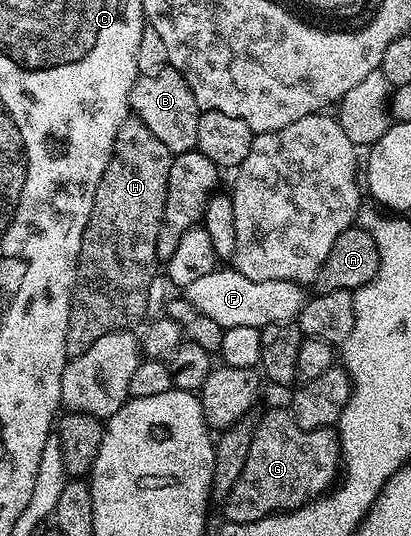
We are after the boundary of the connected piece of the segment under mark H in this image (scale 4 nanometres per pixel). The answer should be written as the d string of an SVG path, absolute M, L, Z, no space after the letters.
M129 114L122 126L118 126L112 157L98 182L94 206L82 234L80 257L76 263L76 286L72 290L72 309L66 330L66 350L69 357L81 356L86 350L90 350L90 346L94 346L94 342L98 342L98 338L111 332L135 329L145 319L147 295L158 274L156 243L160 224L164 221L166 182L170 178L173 155L163 142L154 138L146 122L142 122L134 114Z

